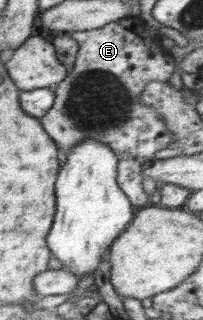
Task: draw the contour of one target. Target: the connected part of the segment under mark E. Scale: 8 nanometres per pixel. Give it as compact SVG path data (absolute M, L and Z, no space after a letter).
M136 16L112 21L99 29L63 32L63 35L72 37L78 43L76 60L65 80L53 88L57 101L54 101L48 112L39 119L51 139L67 153L76 143L83 140L97 140L108 145L118 157L116 180L121 191L127 195L133 205L142 206L150 198L142 186L143 165L149 163L154 153L168 147L172 136L163 123L161 113L157 112L158 109L143 105L140 102L140 95L143 88L151 81L169 82L176 65L173 56L168 51L153 44L145 29L146 22Z

